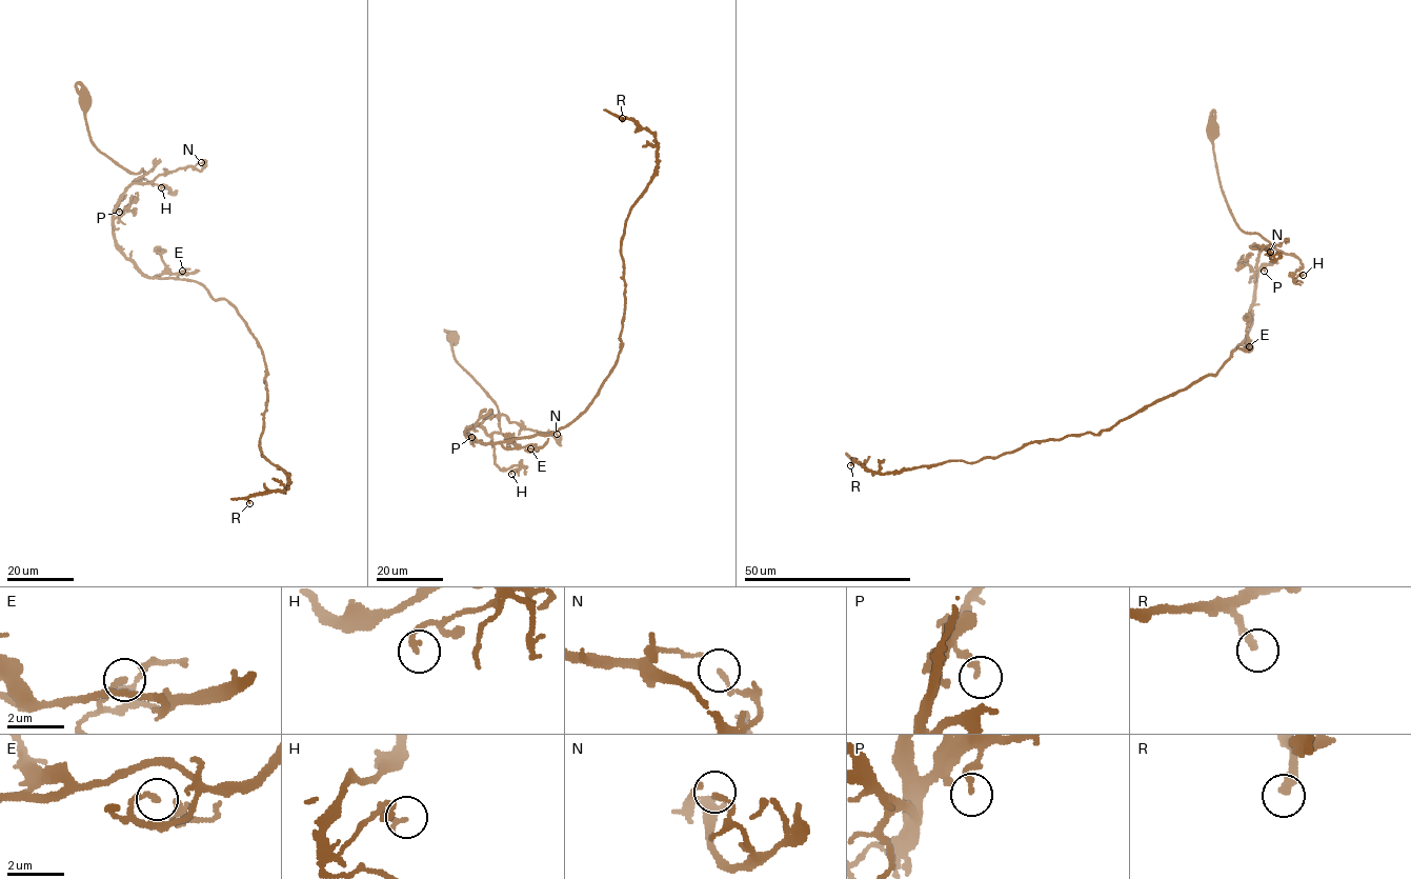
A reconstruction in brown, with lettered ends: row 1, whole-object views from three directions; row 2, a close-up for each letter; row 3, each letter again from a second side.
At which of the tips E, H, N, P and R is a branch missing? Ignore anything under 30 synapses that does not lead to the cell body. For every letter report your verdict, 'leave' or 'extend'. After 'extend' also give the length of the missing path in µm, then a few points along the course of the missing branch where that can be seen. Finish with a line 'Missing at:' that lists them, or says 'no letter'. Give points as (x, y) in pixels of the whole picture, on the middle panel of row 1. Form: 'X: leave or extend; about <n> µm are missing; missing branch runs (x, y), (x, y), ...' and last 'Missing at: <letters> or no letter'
E: leave
H: leave
N: leave
P: leave
R: leave
Missing at: no letter

